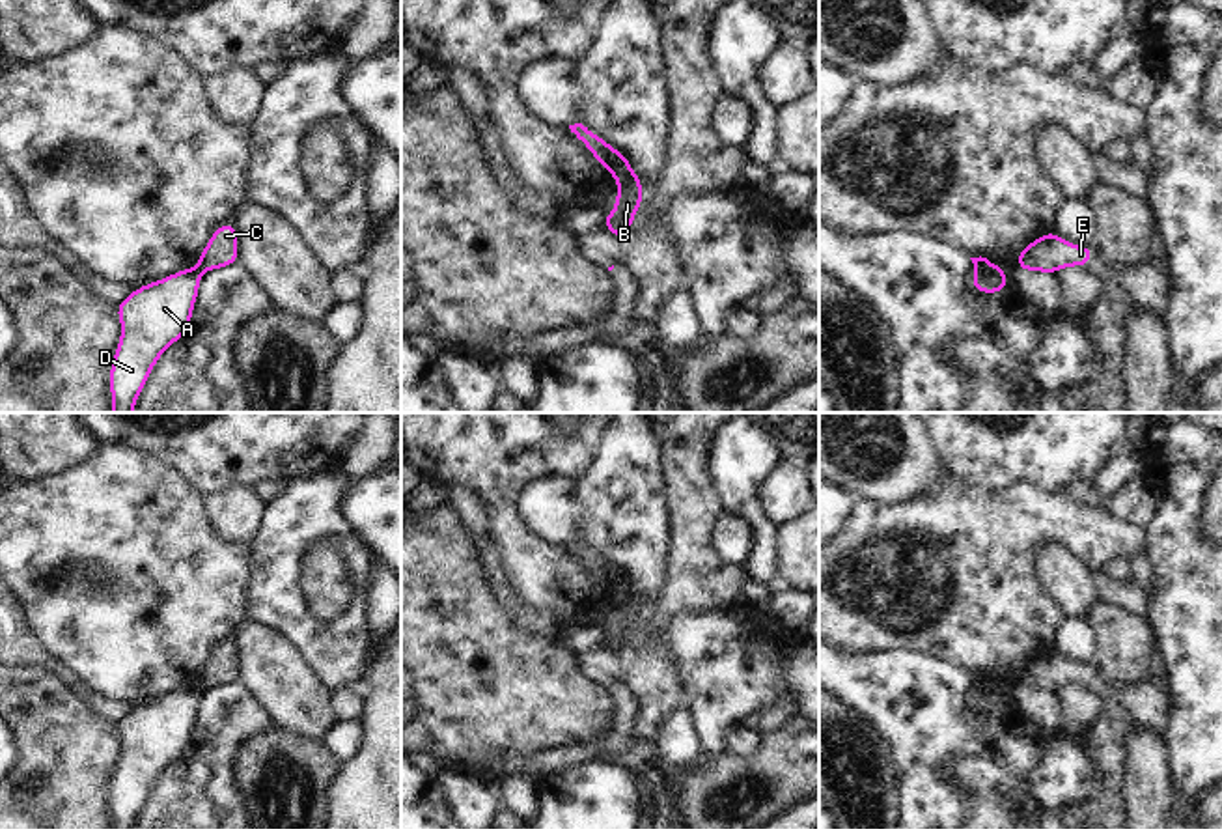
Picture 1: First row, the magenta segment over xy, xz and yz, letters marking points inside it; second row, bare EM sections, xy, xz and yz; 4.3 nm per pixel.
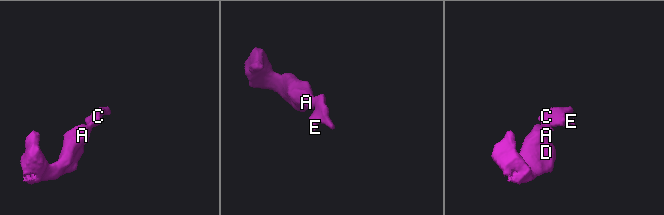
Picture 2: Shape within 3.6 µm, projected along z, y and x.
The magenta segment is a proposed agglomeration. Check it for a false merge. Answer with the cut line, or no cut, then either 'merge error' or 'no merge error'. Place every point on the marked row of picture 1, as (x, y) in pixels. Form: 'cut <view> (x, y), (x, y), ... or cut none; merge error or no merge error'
cut yz (974, 266), (985, 271), (1002, 271); merge error

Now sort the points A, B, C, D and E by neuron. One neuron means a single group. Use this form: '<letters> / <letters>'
A D / B C E

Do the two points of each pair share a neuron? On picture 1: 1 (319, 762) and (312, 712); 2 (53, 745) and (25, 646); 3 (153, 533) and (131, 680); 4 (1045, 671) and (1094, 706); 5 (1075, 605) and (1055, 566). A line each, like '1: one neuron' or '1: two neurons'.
1: two neurons
2: two neurons
3: one neuron
4: two neurons
5: one neuron

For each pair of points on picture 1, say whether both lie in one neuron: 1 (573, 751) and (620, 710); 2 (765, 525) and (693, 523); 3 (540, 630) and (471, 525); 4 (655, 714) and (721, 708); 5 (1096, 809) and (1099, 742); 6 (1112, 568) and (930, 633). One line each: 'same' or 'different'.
1: same
2: different
3: same
4: different
5: same
6: different

